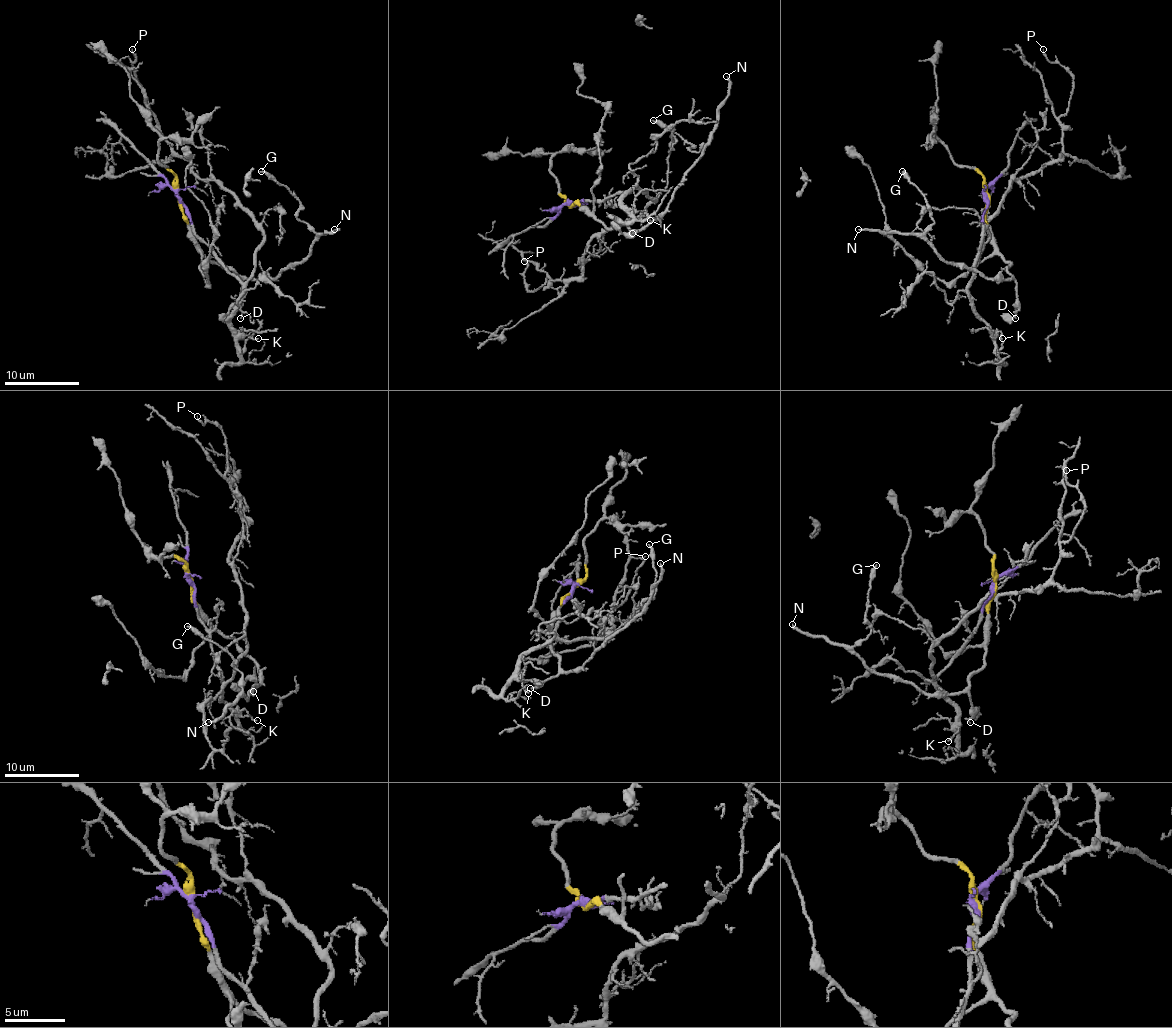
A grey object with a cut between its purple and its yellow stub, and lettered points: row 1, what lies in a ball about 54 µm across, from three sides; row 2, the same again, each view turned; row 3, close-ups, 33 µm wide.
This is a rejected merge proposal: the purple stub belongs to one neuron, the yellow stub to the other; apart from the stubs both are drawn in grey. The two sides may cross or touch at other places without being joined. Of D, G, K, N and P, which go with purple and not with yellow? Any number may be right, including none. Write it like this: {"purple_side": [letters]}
{"purple_side": ["K", "P"]}

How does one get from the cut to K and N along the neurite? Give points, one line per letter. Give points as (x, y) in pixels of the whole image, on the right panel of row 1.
K: (987, 195), (984, 249), (969, 285), (971, 307), (985, 324), (1000, 333), (1002, 339)
N: (987, 195), (991, 243), (1010, 264), (1008, 279), (946, 262), (915, 234), (858, 229)

